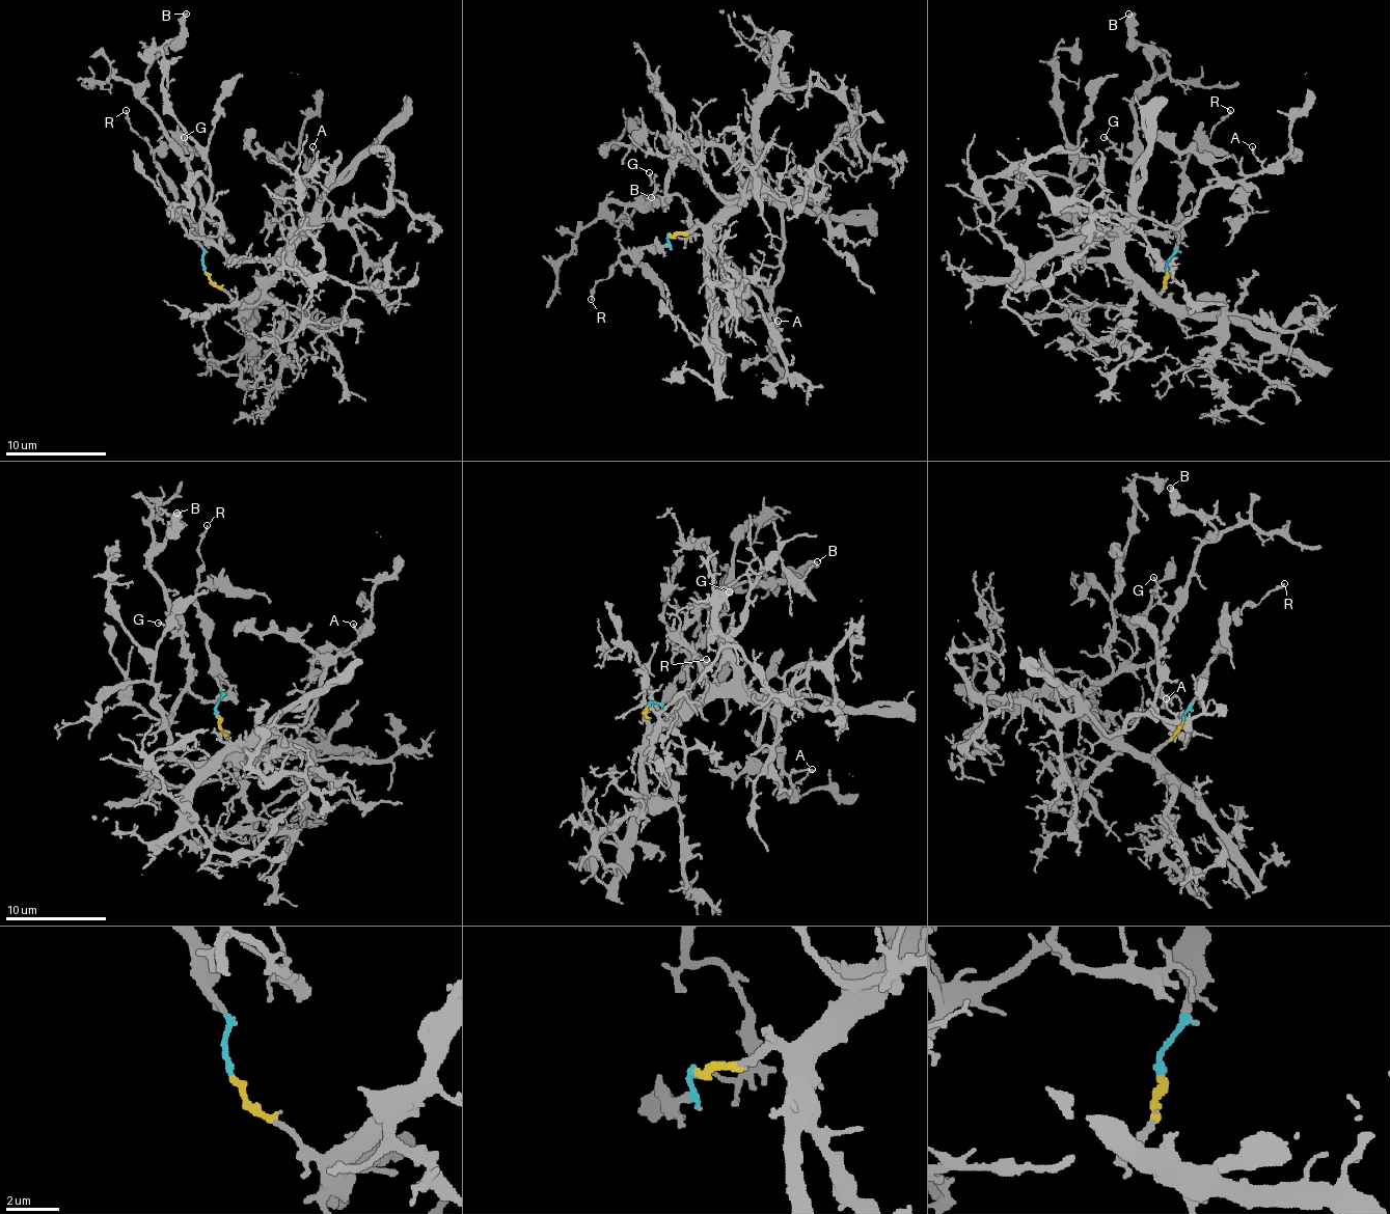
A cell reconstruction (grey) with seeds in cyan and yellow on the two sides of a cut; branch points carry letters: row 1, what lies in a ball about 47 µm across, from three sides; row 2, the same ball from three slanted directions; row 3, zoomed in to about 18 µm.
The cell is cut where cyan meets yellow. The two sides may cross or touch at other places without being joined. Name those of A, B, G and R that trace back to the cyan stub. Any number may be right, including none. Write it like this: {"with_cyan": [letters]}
{"with_cyan": ["R"]}

